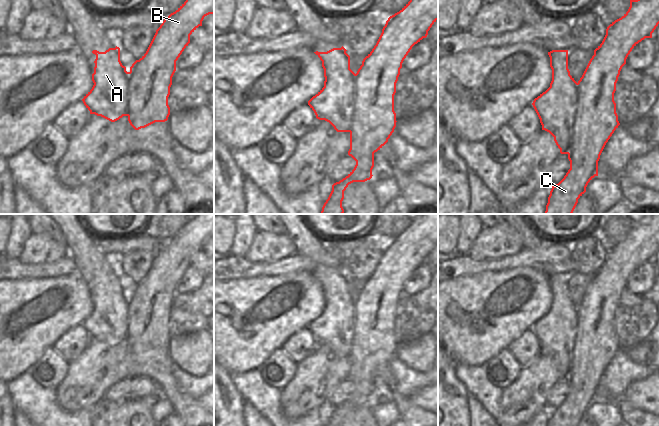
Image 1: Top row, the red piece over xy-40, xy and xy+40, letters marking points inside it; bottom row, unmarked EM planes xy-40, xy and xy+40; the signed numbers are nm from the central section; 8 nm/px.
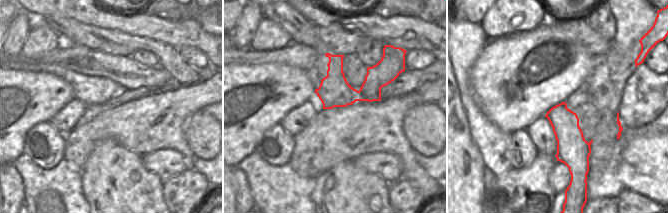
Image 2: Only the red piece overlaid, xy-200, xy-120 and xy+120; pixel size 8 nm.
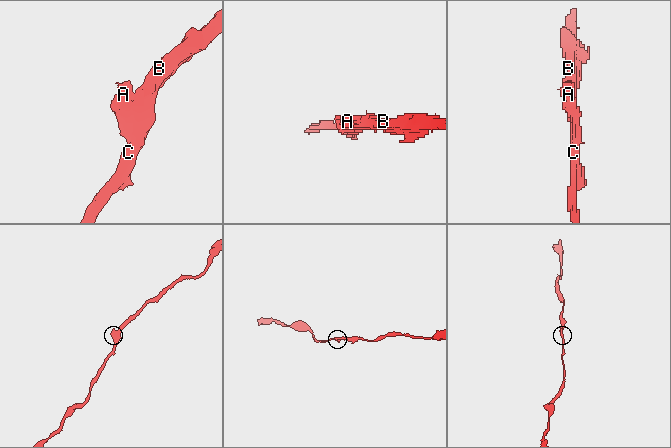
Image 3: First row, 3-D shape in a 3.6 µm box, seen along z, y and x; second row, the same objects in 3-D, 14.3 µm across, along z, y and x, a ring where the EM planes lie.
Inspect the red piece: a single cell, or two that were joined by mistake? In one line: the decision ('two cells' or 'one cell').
two cells

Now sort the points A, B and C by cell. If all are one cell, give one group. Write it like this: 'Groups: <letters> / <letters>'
Groups: A / B C

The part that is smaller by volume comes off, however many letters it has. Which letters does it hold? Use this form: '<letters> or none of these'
A

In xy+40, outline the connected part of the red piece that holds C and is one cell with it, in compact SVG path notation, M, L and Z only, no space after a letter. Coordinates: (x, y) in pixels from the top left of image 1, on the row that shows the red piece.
M630 0L628 11L607 27L602 43L594 50L594 55L577 83L578 111L568 153L570 169L558 184L552 186L544 214L572 214L578 199L586 192L588 183L598 176L600 155L620 125L614 101L620 71L632 49L645 38L652 38L658 24L659 0Z

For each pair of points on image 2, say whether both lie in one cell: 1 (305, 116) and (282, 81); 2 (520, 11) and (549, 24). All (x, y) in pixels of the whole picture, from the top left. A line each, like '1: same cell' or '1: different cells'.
1: different cells
2: different cells

